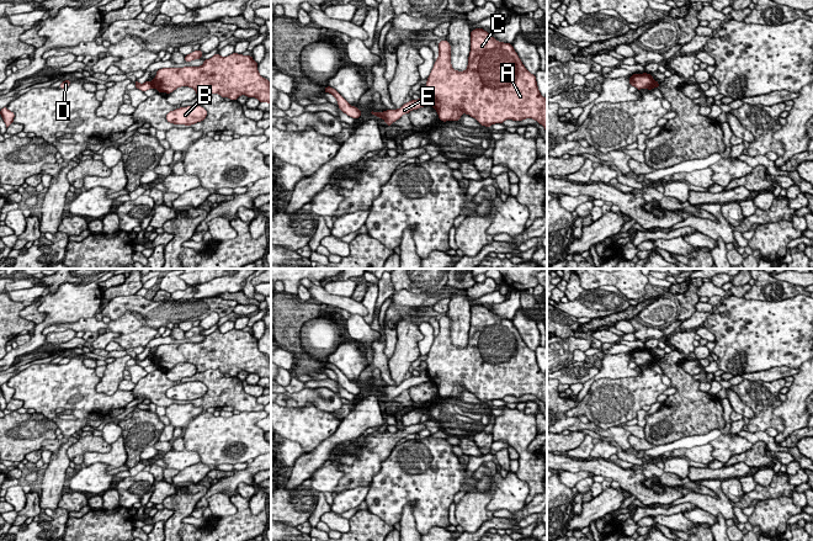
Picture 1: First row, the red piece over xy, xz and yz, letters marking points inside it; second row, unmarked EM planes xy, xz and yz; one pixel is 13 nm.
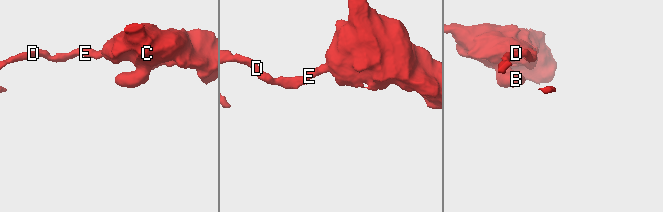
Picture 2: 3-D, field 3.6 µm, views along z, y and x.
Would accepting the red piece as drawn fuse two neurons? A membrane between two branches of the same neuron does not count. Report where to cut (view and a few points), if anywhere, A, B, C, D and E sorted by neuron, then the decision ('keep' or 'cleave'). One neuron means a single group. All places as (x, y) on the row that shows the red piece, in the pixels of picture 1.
xz (425, 96), (431, 104) | A B C / D E | cleave

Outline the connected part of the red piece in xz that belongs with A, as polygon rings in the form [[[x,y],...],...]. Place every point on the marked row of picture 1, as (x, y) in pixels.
[[[483,28],[471,32],[471,52],[464,71],[452,68],[450,43],[446,39],[439,42],[439,58],[425,85],[426,97],[442,122],[458,121],[463,113],[485,127],[505,120],[519,122],[533,118],[547,132],[547,99],[541,95],[536,76],[525,68],[512,44],[496,41]]]

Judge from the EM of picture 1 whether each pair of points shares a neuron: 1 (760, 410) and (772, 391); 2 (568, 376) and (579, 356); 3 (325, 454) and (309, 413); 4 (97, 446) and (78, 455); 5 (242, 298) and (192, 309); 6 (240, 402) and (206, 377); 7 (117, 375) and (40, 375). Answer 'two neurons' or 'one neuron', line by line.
1: one neuron
2: two neurons
3: two neurons
4: one neuron
5: two neurons
6: one neuron
7: two neurons

